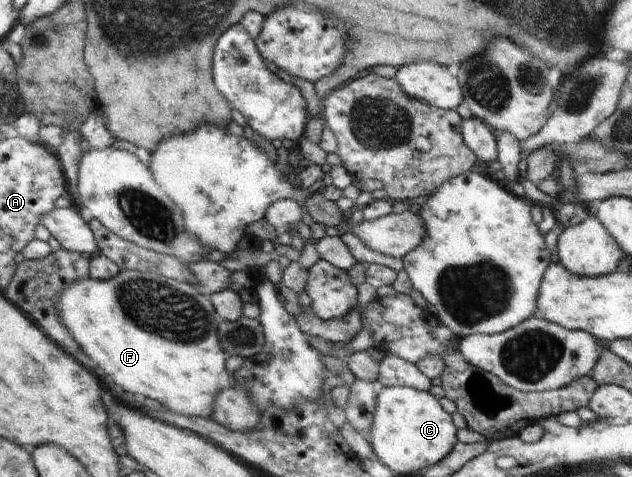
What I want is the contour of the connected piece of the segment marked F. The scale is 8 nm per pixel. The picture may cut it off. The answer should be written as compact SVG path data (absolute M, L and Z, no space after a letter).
M121 270L114 277L110 279L94 279L89 275L69 284L64 285L64 289L60 290L60 293L55 299L54 309L57 318L60 319L60 323L69 331L73 340L78 347L93 361L92 367L96 367L102 372L114 386L122 388L126 393L135 396L152 397L156 399L163 406L166 406L168 410L187 416L210 416L213 410L213 403L217 391L221 388L218 384L218 375L222 373L225 368L228 355L220 347L218 324L223 321L221 316L218 316L214 306L210 302L209 298L203 296L194 285L188 282L181 282L175 279L162 277L152 272L139 272L134 270Z

